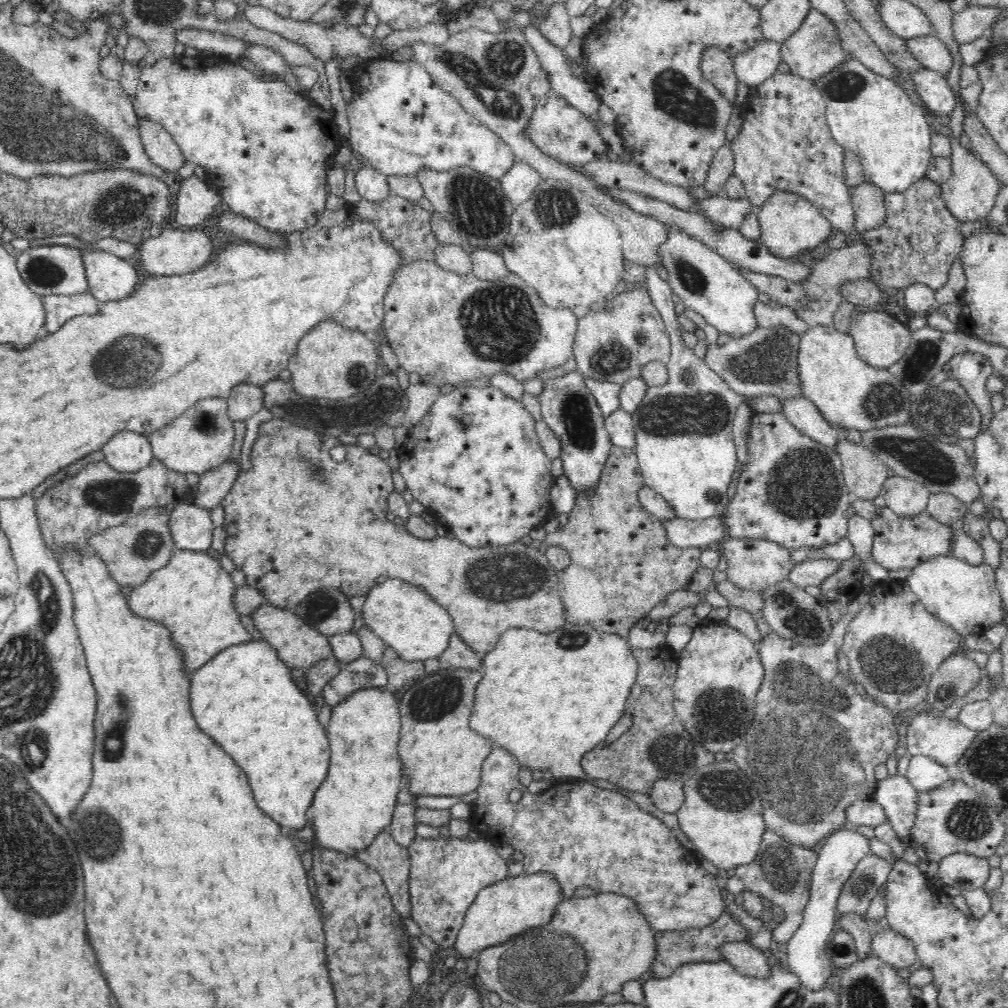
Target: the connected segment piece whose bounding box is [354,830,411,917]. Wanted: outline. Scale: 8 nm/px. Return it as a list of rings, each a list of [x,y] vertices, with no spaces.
[[[384,830],[364,850],[354,853],[360,862],[380,874],[394,910],[403,917],[410,917],[407,848],[397,843],[388,830]]]

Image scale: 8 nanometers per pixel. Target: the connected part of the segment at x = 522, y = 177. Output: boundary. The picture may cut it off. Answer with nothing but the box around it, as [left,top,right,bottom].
[499,161,542,205]

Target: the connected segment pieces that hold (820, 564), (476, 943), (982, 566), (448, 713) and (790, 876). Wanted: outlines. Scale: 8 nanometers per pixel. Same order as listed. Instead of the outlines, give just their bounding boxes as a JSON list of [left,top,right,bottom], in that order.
[[789,558,837,589],[455,873,564,962],[906,554,1003,637],[397,668,490,798],[735,830,817,920]]

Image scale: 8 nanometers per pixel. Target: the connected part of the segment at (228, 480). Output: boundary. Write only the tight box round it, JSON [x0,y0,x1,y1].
[191,461,241,511]

